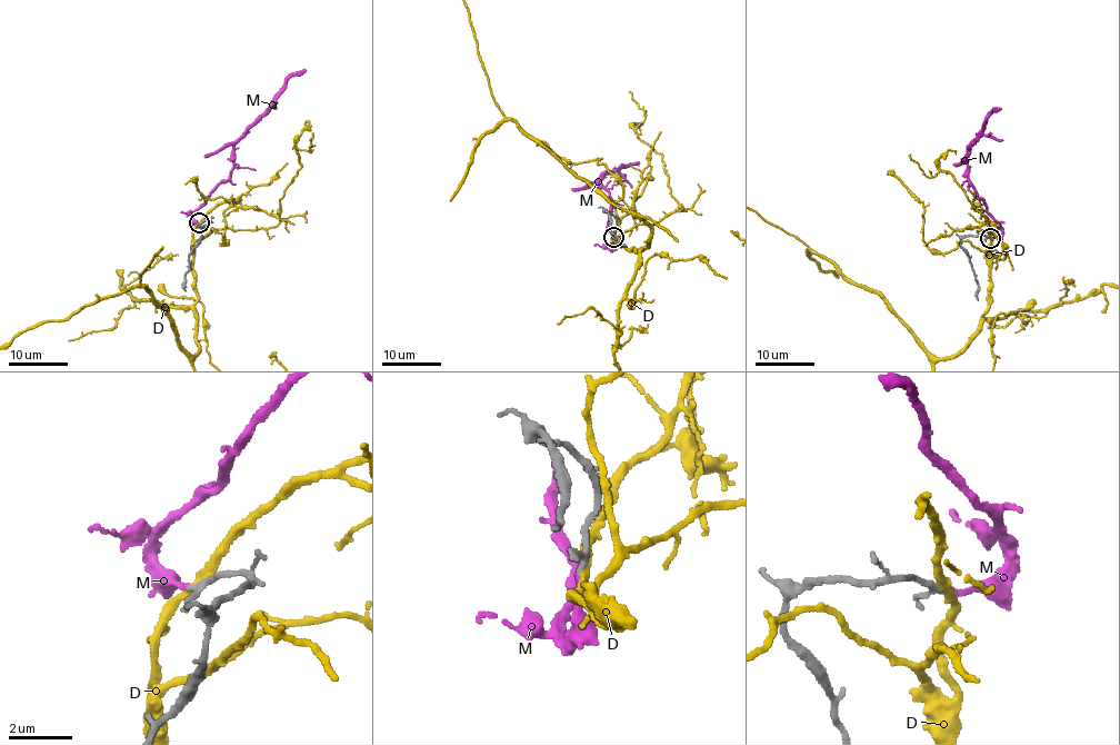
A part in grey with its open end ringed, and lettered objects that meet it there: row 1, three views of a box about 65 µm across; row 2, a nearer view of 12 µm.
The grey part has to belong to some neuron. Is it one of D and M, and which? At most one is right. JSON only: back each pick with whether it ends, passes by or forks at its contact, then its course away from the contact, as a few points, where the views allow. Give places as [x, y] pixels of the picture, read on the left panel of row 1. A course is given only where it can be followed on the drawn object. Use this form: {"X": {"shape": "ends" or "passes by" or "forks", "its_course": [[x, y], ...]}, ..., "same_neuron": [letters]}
{"M": {"shape": "ends", "its_course": [[199, 222], [193, 211], [212, 189], [229, 179], [233, 145], [290, 77], [306, 70]]}, "same_neuron": ["M"]}

